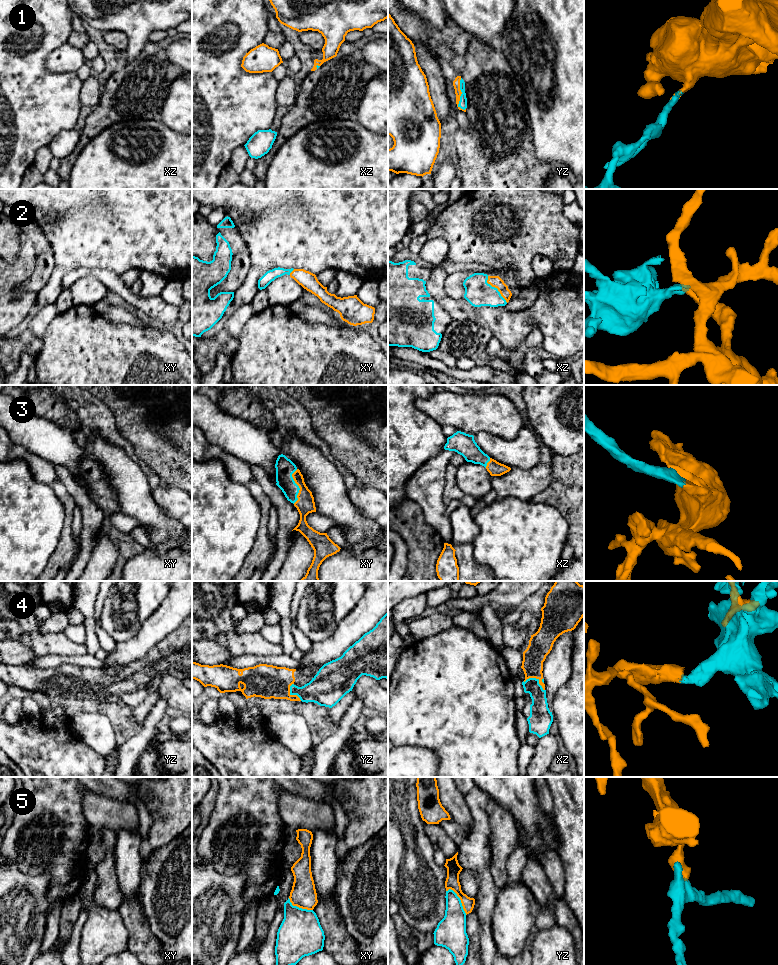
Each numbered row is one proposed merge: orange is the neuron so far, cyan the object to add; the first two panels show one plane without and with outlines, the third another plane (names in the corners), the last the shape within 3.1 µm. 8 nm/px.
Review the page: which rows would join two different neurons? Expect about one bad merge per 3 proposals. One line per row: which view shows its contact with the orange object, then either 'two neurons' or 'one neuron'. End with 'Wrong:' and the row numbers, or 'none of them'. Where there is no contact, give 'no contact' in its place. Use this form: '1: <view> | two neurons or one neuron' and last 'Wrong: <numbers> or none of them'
1: yz | one neuron
2: xz | one neuron
3: xy | one neuron
4: xz | one neuron
5: yz | two neurons
Wrong: 5

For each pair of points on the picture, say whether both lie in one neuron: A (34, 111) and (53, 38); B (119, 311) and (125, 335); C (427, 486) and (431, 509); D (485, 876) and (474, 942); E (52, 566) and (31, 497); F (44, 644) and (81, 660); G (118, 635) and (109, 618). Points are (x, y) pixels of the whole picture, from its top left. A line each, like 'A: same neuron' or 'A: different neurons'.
A: same neuron
B: different neurons
C: same neuron
D: different neurons
E: different neurons
F: different neurons
G: same neuron

